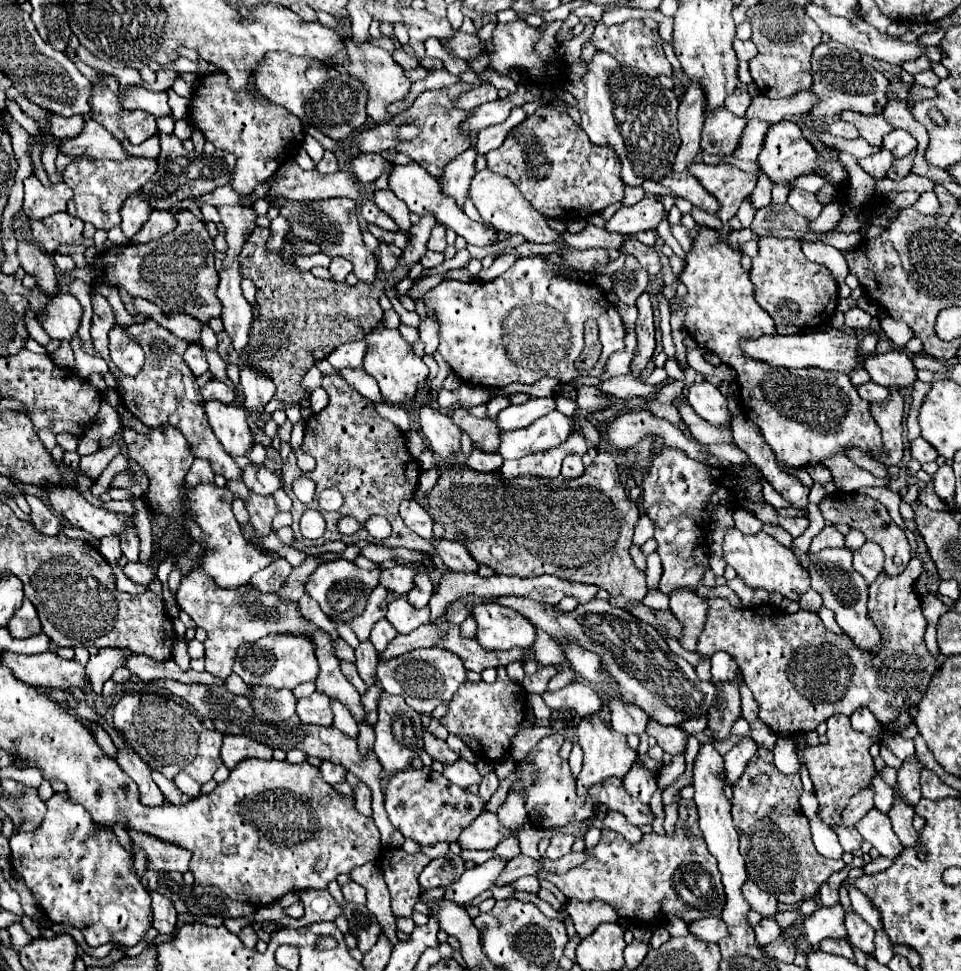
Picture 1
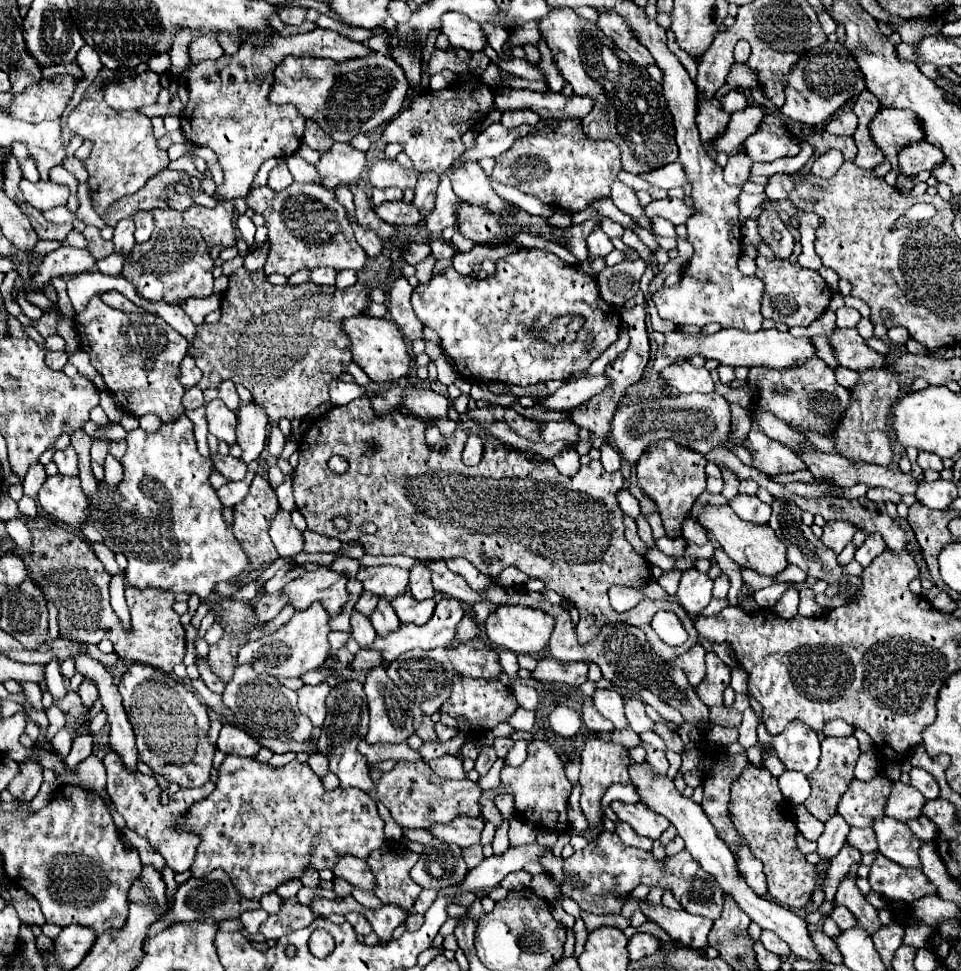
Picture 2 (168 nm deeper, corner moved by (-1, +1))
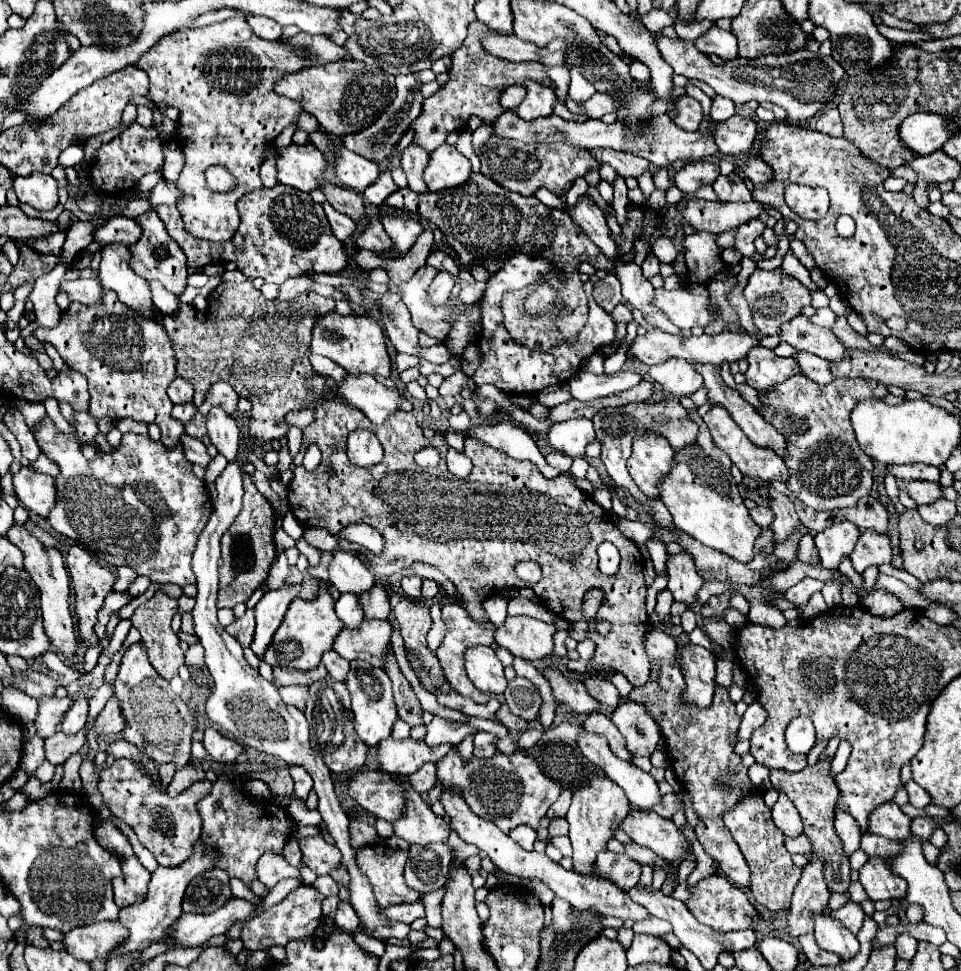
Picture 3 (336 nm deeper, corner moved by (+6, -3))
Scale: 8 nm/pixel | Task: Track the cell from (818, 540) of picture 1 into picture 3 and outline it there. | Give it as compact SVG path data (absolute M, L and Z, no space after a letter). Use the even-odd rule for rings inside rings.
M843 521L817 533L815 547L819 551L821 565L825 569L837 569L841 559L853 551L859 535L861 531L853 523L843 523Z

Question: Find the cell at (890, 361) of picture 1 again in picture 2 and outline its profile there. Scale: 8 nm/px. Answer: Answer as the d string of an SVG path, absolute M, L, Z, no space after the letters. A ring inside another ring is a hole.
M834 329L828 335L828 341L832 345L836 361L842 367L848 367L852 371L864 371L886 365L886 357L866 347L856 329Z

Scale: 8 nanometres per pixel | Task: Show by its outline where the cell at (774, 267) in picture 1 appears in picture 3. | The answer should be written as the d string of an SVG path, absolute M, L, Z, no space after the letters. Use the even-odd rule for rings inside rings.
M755 269L745 285L743 295L753 311L753 319L761 335L779 335L781 325L789 323L789 319L797 317L803 307L811 305L811 291L805 285L801 285L795 277L785 275L779 269L773 271Z

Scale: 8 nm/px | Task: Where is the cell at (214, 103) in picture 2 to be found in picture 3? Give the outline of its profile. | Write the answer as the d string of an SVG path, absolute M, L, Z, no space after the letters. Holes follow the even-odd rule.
M235 15L223 23L207 25L201 29L185 29L167 35L157 47L149 49L139 61L141 67L151 81L149 87L149 101L153 103L167 103L171 107L179 107L181 115L177 119L177 141L181 151L185 153L185 167L177 179L177 187L185 193L183 201L177 203L177 209L183 215L185 229L199 239L209 241L227 241L235 235L239 227L237 215L237 199L249 191L263 187L259 177L259 167L263 163L265 149L275 141L275 137L297 121L299 113L303 111L299 103L293 103L287 97L279 97L273 91L273 83L293 71L301 71L309 53L303 47L285 45L283 41L265 41L253 35L253 29L247 25L245 17ZM211 165L223 165L229 173L235 175L237 183L227 193L213 193L207 189L205 183L205 169Z

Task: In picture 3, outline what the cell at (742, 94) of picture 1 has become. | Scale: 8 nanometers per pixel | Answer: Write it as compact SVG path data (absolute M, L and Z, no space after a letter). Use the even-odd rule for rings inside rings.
M717 95L717 97L713 99L713 105L711 105L711 119L713 119L713 121L725 121L725 119L729 119L731 115L735 115L735 105L733 105L733 101Z

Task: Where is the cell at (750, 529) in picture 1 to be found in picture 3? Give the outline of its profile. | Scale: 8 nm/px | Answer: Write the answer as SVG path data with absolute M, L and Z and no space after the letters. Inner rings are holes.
M755 507L755 509L749 509L749 515L751 519L759 525L759 527L769 527L771 521L773 521L773 513L767 509L767 507Z

